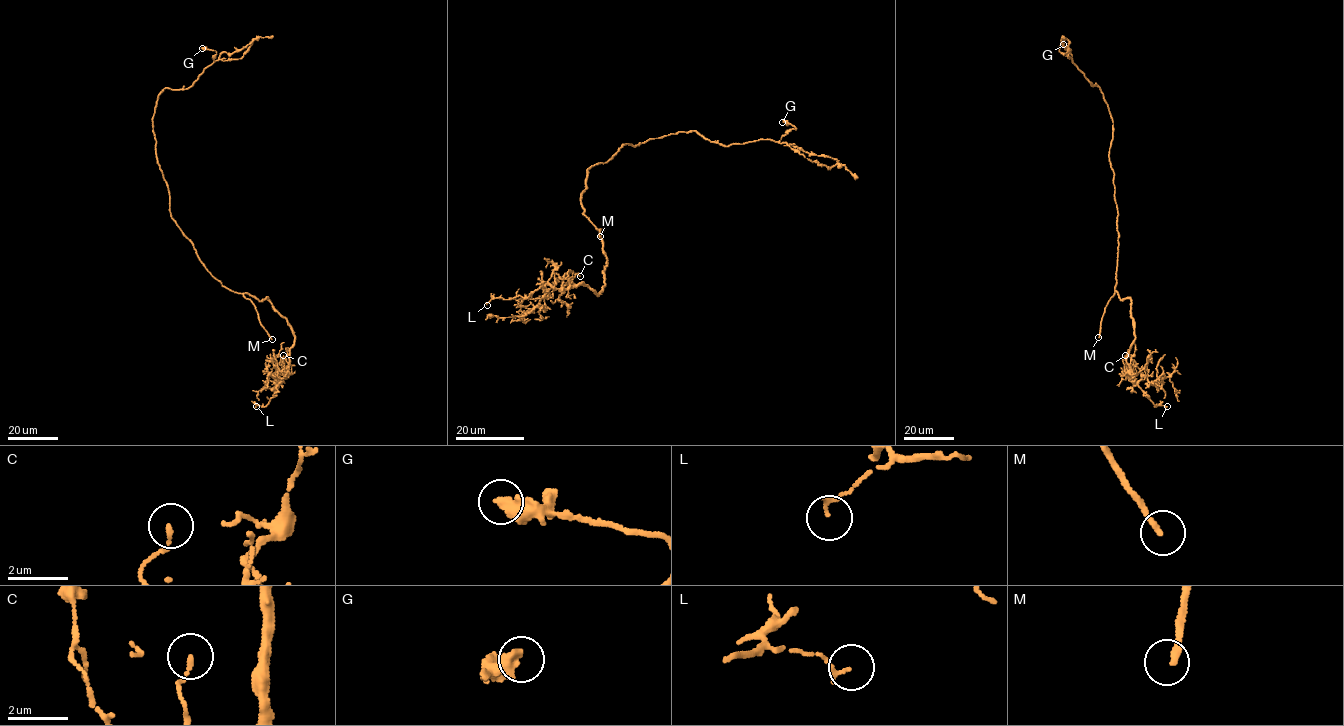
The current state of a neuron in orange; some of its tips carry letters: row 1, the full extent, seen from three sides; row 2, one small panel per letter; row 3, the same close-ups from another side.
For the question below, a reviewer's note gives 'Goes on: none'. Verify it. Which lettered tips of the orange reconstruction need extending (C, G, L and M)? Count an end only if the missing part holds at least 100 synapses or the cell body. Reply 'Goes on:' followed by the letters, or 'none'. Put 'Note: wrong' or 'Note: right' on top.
Note: wrong
Goes on: M

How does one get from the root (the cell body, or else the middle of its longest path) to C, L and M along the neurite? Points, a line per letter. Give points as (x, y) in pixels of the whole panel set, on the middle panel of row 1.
C: (588, 172), (580, 200), (606, 257), (605, 285), (597, 295), (583, 283), (570, 285), (570, 277), (580, 276)
L: (588, 172), (580, 200), (606, 257), (603, 290), (597, 295), (583, 283), (544, 283), (529, 296), (487, 305)
M: (588, 172), (585, 180), (586, 188), (580, 200), (583, 214), (596, 229), (603, 229), (599, 230), (600, 236)

